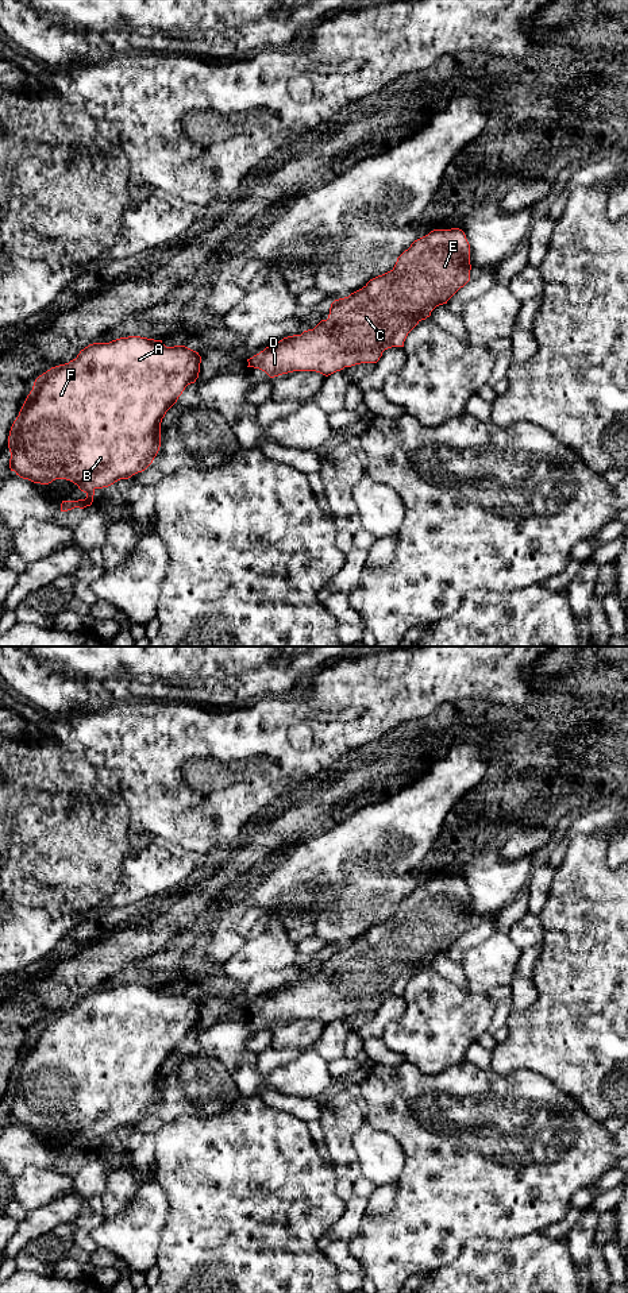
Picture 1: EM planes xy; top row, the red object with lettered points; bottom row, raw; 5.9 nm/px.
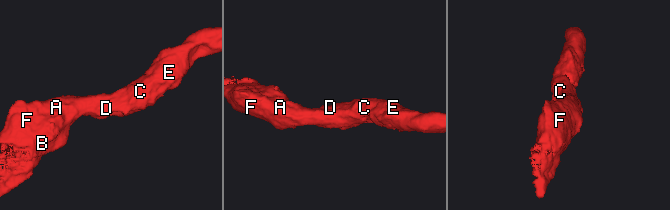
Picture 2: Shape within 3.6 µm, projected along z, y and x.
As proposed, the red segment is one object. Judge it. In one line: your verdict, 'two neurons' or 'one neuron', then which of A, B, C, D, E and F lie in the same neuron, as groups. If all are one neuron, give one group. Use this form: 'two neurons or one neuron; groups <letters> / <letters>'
one neuron; groups A B C D E F

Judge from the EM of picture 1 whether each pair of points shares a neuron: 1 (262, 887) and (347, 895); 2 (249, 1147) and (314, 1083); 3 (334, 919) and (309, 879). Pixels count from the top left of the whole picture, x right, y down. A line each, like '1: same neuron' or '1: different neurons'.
1: different neurons
2: different neurons
3: different neurons

